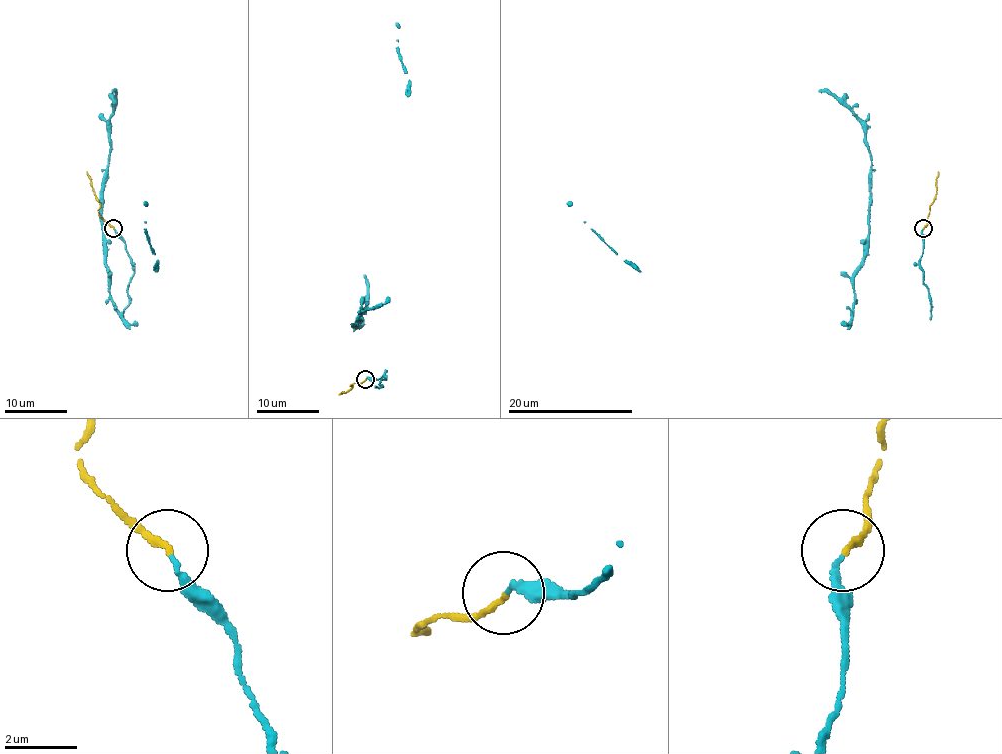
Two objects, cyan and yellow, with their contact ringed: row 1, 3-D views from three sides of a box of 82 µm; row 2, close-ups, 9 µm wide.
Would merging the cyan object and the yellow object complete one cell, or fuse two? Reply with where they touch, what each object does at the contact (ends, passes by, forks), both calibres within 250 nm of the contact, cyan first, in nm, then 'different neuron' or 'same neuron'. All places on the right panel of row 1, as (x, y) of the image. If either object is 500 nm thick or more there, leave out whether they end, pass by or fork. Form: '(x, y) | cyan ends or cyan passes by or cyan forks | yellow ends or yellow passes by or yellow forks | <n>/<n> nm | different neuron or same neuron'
(923, 228) | cyan ends | yellow ends | 180/170 nm | same neuron

